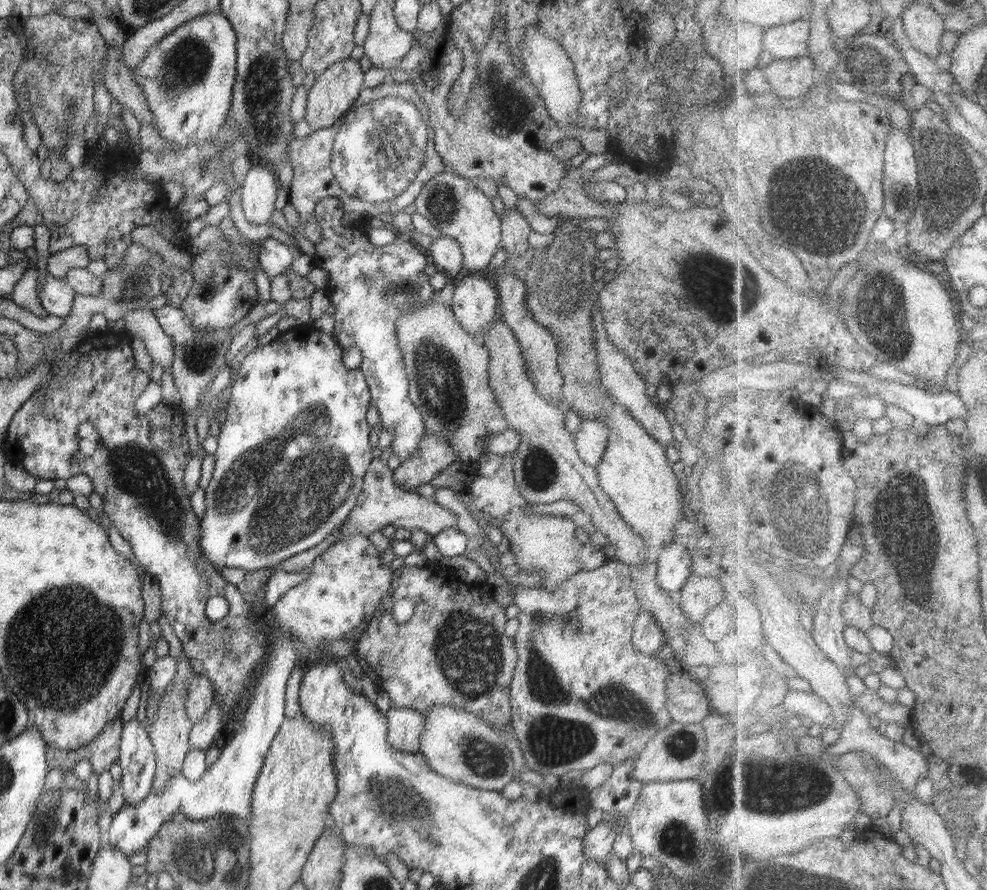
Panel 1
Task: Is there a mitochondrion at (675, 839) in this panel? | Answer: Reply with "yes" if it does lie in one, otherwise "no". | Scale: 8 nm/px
yes

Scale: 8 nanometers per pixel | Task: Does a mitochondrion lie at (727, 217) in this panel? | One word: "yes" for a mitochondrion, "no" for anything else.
no

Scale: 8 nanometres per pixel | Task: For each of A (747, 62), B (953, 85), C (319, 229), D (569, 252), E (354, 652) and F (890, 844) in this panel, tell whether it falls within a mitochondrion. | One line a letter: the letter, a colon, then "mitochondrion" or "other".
A: other
B: other
C: other
D: mitochondrion
E: other
F: other

